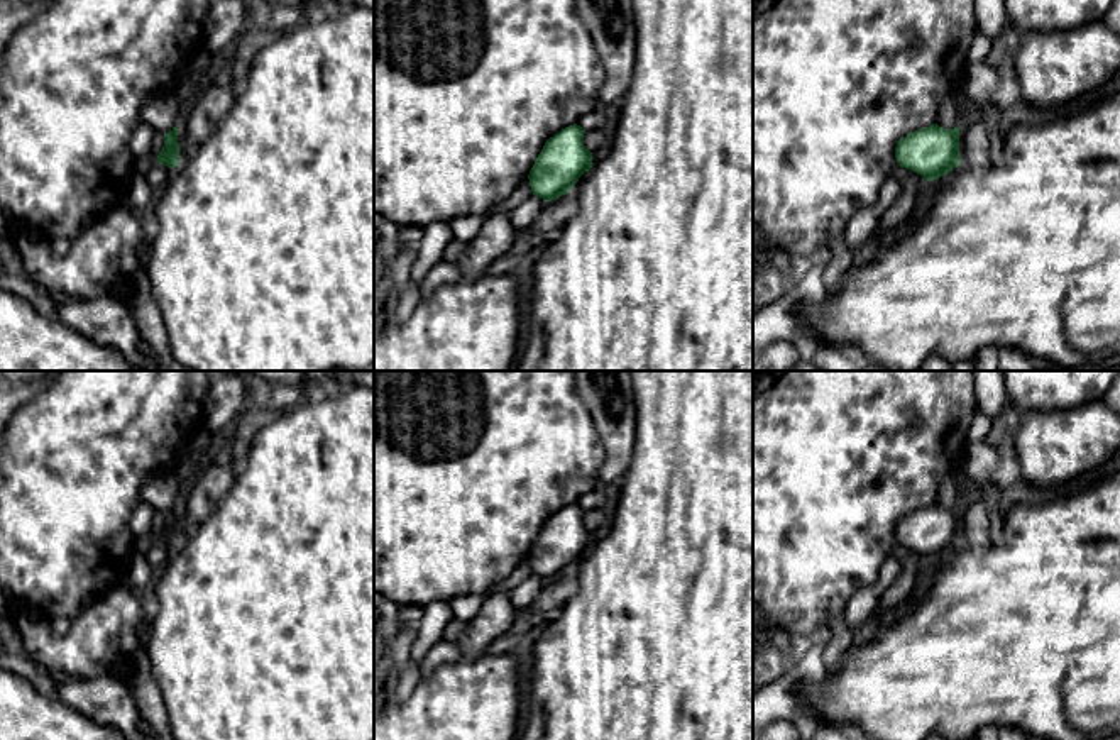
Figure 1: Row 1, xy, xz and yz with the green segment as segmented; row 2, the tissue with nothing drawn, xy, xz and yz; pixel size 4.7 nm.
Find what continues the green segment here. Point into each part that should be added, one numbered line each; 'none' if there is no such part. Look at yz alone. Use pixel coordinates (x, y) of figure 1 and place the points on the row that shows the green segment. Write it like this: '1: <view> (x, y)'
none

